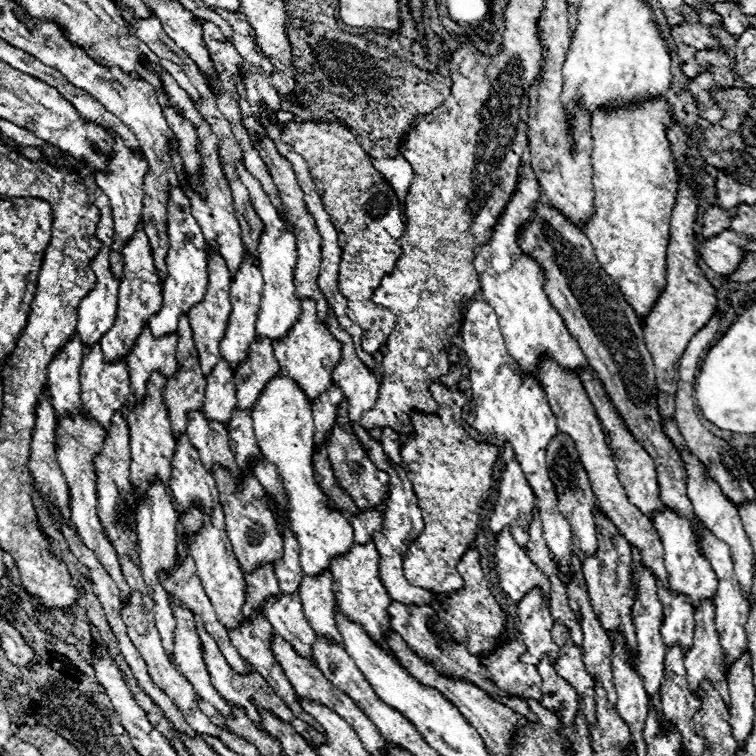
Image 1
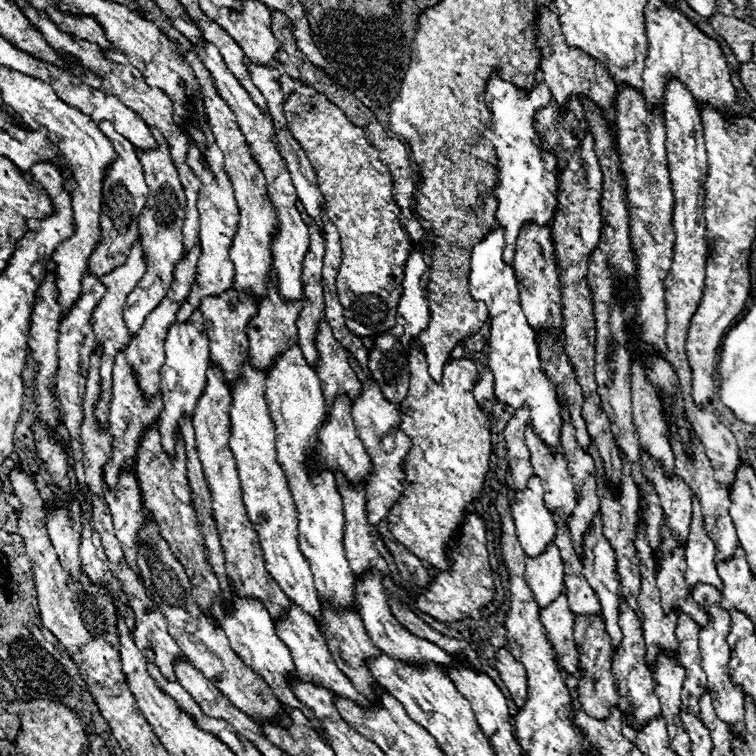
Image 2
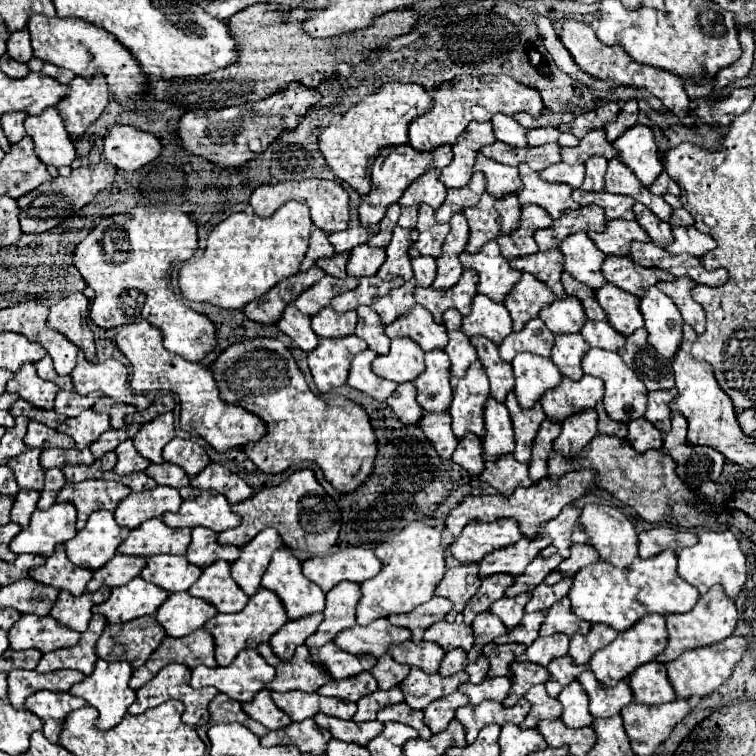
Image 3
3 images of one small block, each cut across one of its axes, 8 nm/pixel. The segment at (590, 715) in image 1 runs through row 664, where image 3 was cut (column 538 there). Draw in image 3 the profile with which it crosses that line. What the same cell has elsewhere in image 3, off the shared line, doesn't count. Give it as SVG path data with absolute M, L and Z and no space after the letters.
M538 556L534 562L528 564L524 576L518 576L514 586L510 586L506 590L506 596L512 598L512 596L518 596L522 592L532 592L532 588L536 588L552 570L556 570L556 566L562 562L560 556L550 556L550 558L542 558Z

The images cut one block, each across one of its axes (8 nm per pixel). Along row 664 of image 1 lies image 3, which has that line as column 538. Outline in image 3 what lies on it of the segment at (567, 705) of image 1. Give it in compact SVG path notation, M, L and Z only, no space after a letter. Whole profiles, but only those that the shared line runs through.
M520 538L516 544L484 556L480 562L480 578L488 578L500 572L520 576L544 546L548 546L548 538Z

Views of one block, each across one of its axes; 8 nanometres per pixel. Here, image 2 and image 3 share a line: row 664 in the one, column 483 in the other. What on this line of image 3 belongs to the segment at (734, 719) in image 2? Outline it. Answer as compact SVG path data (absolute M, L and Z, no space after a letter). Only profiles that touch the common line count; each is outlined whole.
M522 698L520 704L516 704L514 708L506 708L500 702L482 702L478 706L464 706L458 708L456 718L464 724L466 728L466 740L468 744L476 742L478 732L488 726L488 724L506 724L506 722L514 722L514 724L522 724L526 714L530 712L530 704Z

